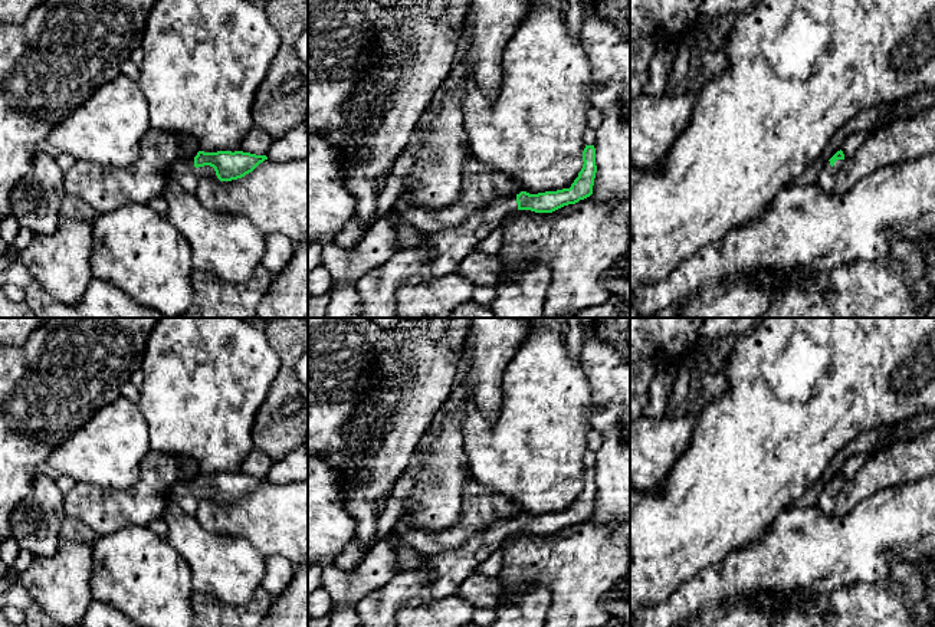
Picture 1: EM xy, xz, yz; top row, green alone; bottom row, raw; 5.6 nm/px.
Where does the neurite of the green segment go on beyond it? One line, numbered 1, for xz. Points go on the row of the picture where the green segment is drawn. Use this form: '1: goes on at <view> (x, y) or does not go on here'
1: goes on at xz (443, 252)

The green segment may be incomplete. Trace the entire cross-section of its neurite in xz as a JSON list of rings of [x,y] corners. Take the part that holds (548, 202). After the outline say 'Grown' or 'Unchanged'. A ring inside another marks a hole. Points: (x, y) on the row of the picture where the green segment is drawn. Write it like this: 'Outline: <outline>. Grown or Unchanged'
Outline: [[[585,145],[583,161],[583,168],[570,188],[538,194],[521,191],[516,196],[496,198],[460,227],[430,234],[424,246],[398,250],[384,265],[367,272],[355,282],[362,306],[360,318],[397,318],[397,289],[401,285],[455,272],[476,244],[515,211],[552,213],[590,197],[597,173],[594,145]]]. Grown

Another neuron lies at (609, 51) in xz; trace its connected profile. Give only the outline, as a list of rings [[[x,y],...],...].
[[[591,1],[584,10],[581,42],[591,63],[590,101],[603,114],[603,122],[596,129],[597,173],[591,197],[603,203],[617,201],[630,194],[630,39],[610,26]]]

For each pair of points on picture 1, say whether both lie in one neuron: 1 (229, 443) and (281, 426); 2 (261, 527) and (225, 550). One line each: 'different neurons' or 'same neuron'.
1: different neurons
2: different neurons

